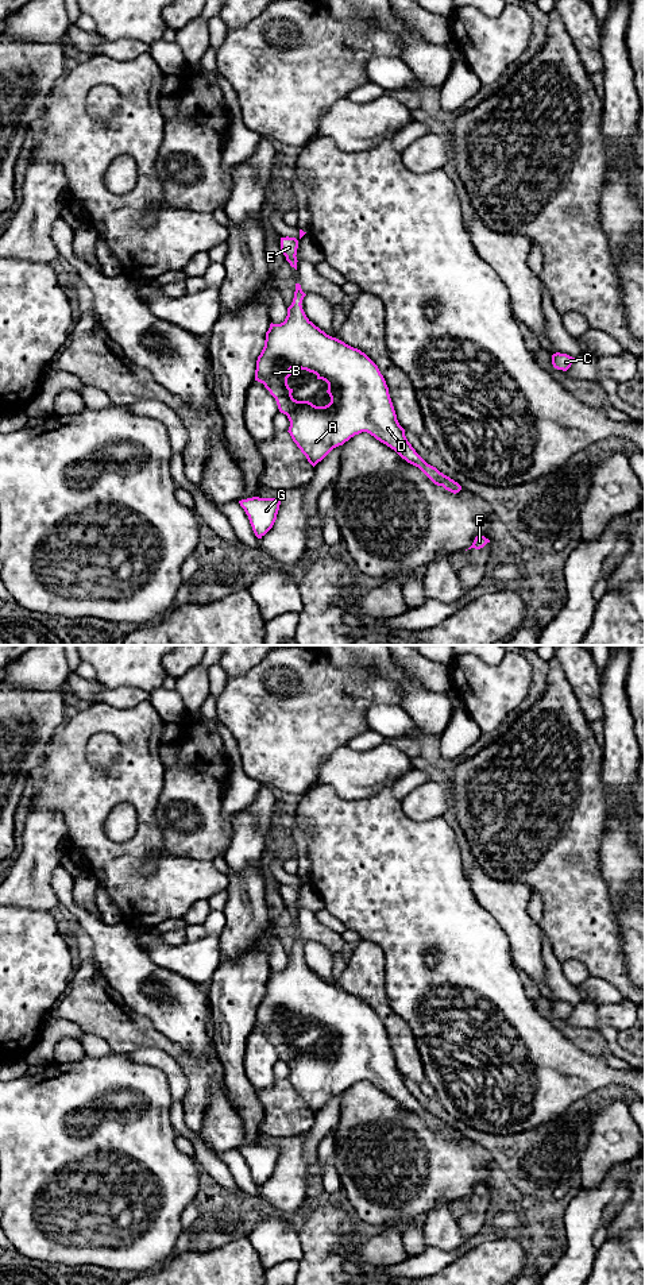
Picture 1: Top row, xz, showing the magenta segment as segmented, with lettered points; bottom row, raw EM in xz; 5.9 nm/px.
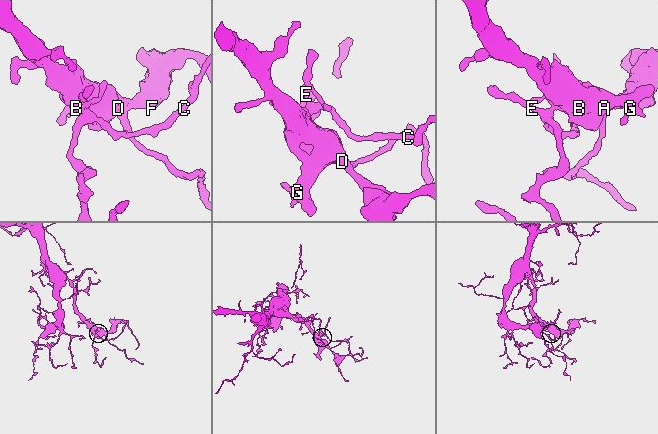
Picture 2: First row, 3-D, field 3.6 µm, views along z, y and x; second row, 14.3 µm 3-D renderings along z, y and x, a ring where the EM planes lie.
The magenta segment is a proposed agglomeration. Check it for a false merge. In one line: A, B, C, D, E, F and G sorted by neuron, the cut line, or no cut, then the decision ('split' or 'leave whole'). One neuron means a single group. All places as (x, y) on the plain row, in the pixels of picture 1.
A B C D E F G | no cut | leave whole

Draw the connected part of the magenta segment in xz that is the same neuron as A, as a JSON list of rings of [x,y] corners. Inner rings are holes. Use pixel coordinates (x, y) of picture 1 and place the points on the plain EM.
[[[296,931],[285,969],[270,972],[255,1029],[264,1033],[279,1060],[287,1064],[287,1080],[308,1110],[314,1115],[333,1096],[367,1080],[418,1115],[434,1132],[459,1141],[461,1134],[428,1112],[408,1089],[378,1014],[360,997],[316,975],[302,957],[305,944]],[[293,1015],[325,1029],[331,1050],[316,1054],[294,1047],[287,1033]]]

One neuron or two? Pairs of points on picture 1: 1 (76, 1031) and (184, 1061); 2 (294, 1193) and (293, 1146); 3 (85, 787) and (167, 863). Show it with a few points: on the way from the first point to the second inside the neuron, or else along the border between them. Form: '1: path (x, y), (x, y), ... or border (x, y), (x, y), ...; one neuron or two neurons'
1: border (57, 1015), (69, 1019), (84, 1031); two neurons
2: path (293, 1181), (293, 1158); one neuron
3: path (87, 821), (87, 834), (134, 882), (141, 882); one neuron

